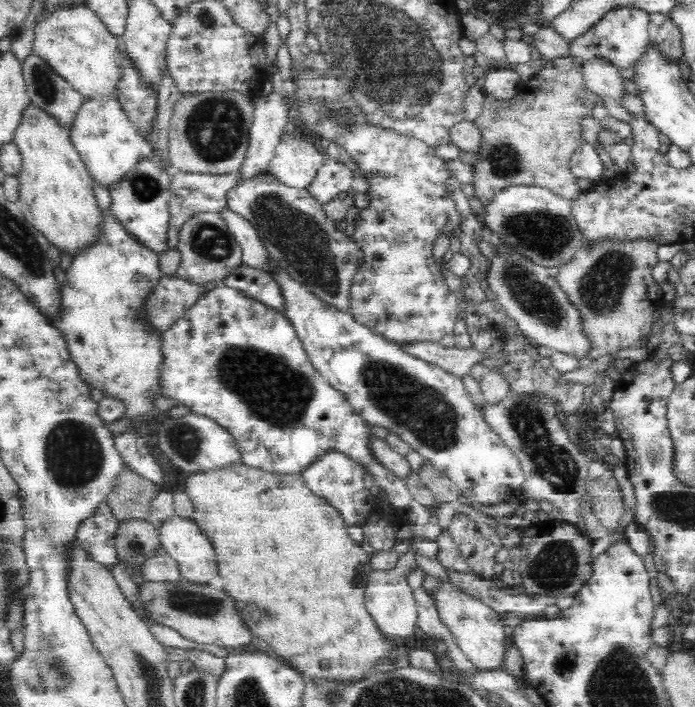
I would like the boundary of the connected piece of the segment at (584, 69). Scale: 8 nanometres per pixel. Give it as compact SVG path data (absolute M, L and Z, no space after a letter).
M592 58L580 63L584 87L599 98L606 96L618 100L624 92L623 78L610 60Z

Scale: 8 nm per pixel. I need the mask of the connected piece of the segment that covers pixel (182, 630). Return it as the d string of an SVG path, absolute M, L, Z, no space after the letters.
M182 579L182 582L150 582L147 580L142 586L139 586L139 598L148 608L148 615L154 624L162 624L172 627L190 641L200 644L215 644L222 648L244 648L251 646L256 642L256 635L250 631L239 613L236 601L224 589L218 590L210 584L194 583Z

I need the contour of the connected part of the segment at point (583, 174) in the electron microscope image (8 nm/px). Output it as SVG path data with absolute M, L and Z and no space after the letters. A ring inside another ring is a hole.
M586 141L578 146L571 155L569 166L576 178L588 178L591 182L600 183L604 181L604 171L606 170L596 153L594 146Z

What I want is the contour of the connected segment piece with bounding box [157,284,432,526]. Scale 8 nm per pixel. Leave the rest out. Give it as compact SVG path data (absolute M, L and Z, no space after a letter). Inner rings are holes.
M219 284L213 291L203 293L194 303L194 306L191 306L190 310L187 310L182 318L179 318L166 332L161 334L158 347L160 347L162 360L160 360L160 364L158 364L157 394L164 396L164 398L170 398L170 400L176 400L179 406L186 407L196 414L209 416L220 426L223 426L232 435L234 445L236 445L238 453L240 453L241 462L246 463L248 466L258 467L266 471L269 470L272 473L279 472L282 474L283 472L284 474L292 474L292 472L295 472L298 474L298 472L303 472L306 468L306 464L314 462L314 460L316 460L318 456L322 456L328 448L335 448L336 450L341 450L344 454L357 458L370 469L377 488L387 493L389 501L393 506L393 524L398 526L401 524L424 526L429 523L432 512L427 507L424 507L414 500L406 489L402 479L398 479L391 470L382 466L370 455L370 451L368 451L368 439L366 439L366 425L364 425L366 421L352 410L346 397L334 387L330 386L330 383L312 366L300 339L296 336L293 325L290 324L290 321L288 321L284 315L276 313L276 311L262 305L258 301L254 301L252 298L247 298L238 290Z

